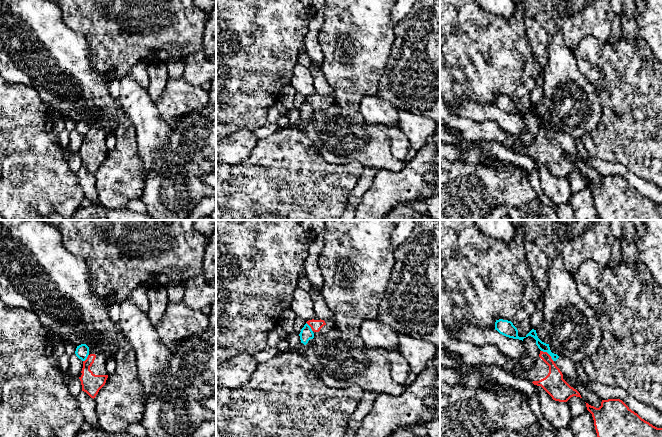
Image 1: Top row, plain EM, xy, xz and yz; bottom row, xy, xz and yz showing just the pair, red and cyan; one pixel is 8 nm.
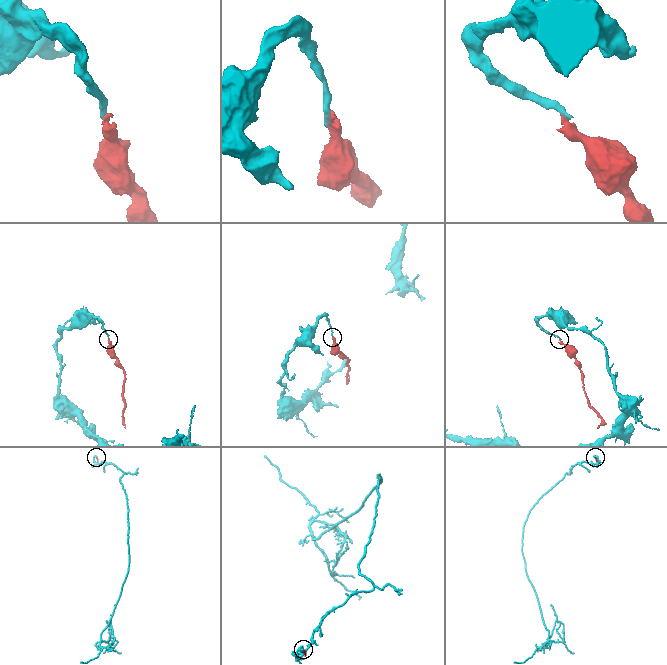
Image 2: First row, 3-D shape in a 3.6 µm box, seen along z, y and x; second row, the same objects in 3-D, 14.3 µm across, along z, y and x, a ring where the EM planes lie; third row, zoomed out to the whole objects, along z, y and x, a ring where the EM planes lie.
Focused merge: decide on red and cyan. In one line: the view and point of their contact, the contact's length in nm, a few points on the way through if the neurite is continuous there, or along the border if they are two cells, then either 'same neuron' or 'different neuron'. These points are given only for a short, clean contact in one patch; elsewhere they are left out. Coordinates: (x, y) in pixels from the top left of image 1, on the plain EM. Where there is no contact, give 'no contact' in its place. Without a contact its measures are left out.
yz (546, 128) | 100 nm | along yz (541, 126), (551, 132) | different neuron

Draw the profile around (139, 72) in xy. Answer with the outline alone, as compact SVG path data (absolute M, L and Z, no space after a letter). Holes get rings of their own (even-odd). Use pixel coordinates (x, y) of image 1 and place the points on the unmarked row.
M147 61L138 62L127 73L128 76L133 78L144 89L147 89L149 86L148 65L149 62Z

